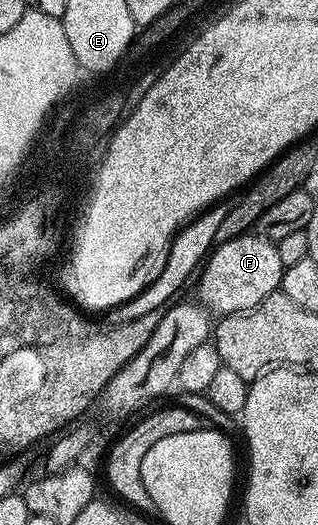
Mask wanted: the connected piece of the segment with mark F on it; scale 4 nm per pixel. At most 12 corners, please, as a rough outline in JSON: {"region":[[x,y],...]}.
{"region":[[244,233],[204,261],[197,300],[247,313],[279,292],[269,237]]}

